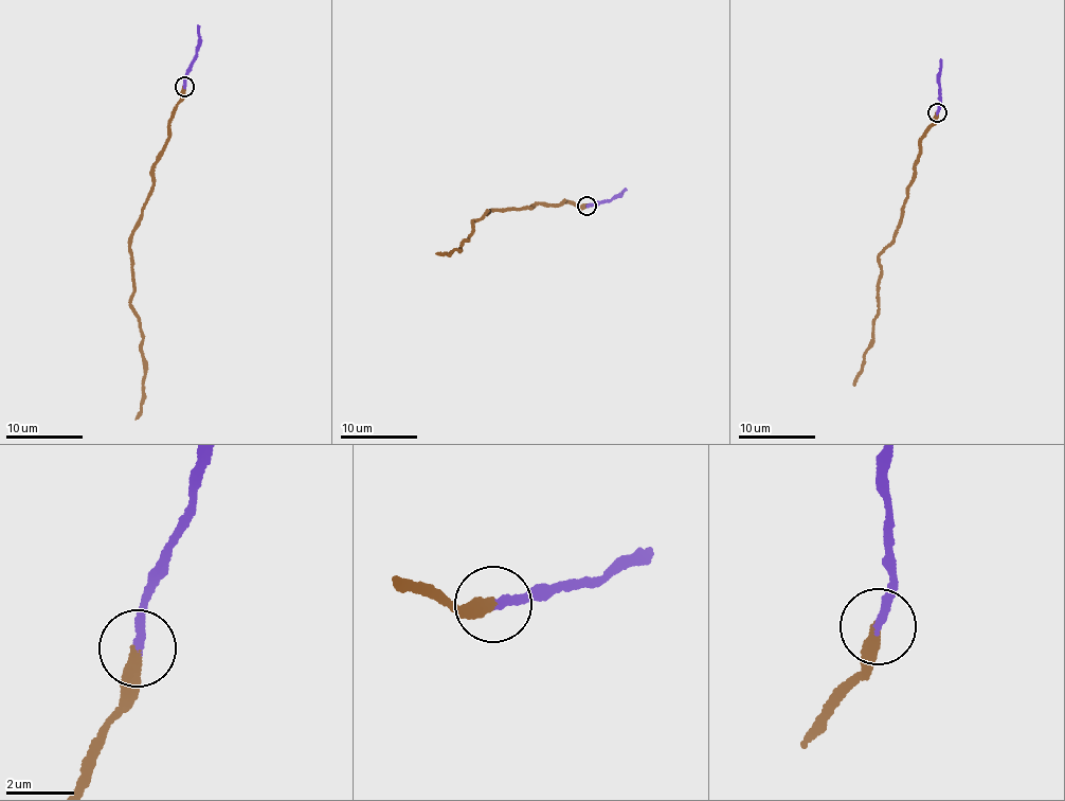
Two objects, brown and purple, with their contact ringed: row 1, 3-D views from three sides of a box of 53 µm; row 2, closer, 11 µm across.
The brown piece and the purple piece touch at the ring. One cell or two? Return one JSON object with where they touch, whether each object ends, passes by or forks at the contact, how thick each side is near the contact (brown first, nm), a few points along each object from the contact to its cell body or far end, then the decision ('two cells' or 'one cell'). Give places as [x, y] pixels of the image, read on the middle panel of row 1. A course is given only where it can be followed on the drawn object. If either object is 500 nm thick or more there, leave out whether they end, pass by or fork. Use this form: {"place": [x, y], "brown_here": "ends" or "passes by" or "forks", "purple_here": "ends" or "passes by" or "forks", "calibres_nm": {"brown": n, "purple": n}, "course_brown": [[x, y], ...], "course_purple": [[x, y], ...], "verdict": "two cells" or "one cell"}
{"place": [587, 206], "brown_here": "ends", "purple_here": "ends", "calibres_nm": {"brown": 340, "purple": 240}, "course_brown": [[587, 206], [537, 202], [528, 209], [488, 211], [471, 223], [467, 241], [448, 255], [435, 253]], "course_purple": [[587, 206], [614, 198], [626, 188]], "verdict": "one cell"}

